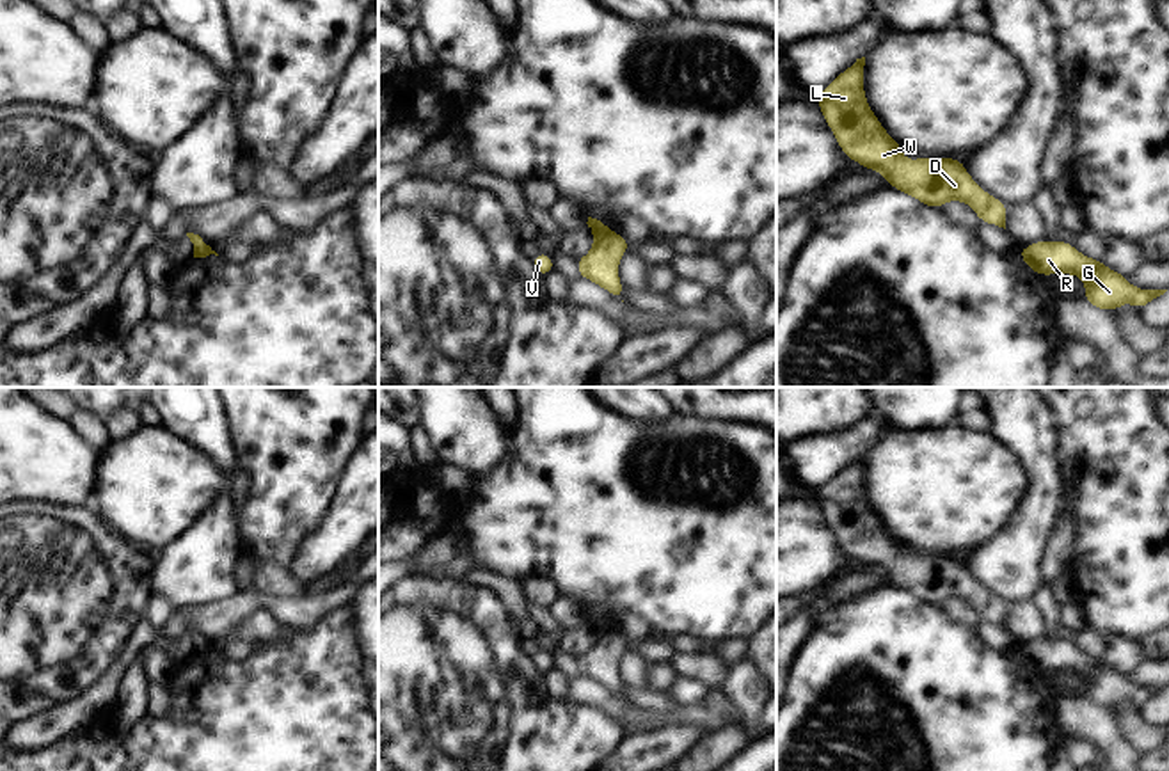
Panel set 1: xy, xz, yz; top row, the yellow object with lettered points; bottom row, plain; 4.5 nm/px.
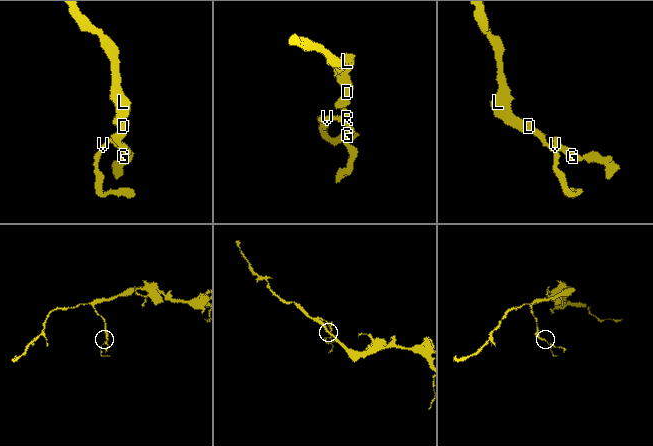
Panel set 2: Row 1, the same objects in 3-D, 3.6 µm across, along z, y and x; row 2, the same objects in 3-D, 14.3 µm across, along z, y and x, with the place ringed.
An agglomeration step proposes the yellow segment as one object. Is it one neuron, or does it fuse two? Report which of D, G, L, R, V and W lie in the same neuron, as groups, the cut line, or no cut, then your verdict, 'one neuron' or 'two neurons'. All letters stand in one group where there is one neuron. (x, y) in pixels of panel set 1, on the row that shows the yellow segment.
groups D L W / G R V; cut xz (608, 230), (596, 240); two neurons

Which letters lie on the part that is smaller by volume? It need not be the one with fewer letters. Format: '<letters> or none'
G, R, V

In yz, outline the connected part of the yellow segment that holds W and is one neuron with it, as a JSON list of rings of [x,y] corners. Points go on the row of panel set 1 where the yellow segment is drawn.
[[[865,57],[856,59],[853,66],[842,71],[815,99],[833,131],[842,153],[858,162],[863,169],[878,171],[885,176],[890,187],[918,199],[931,208],[942,208],[947,201],[966,203],[979,217],[1006,229],[1007,206],[982,190],[966,172],[965,163],[956,158],[918,158],[906,160],[901,155],[904,149],[887,133],[874,112],[869,108],[863,91]]]

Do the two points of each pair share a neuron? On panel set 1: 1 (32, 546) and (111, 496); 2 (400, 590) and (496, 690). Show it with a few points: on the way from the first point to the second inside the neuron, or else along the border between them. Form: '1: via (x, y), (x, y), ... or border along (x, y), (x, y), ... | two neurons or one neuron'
1: border along (89, 505), (105, 521) | two neurons
2: via (423, 615), (471, 665) | one neuron

